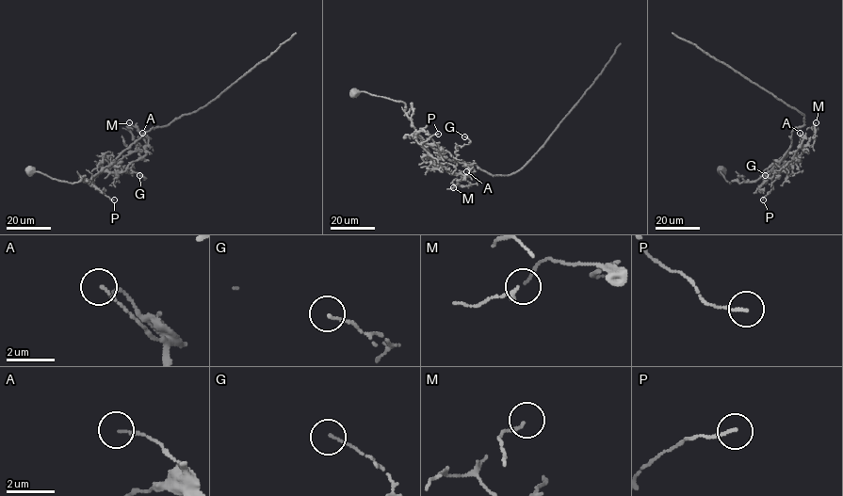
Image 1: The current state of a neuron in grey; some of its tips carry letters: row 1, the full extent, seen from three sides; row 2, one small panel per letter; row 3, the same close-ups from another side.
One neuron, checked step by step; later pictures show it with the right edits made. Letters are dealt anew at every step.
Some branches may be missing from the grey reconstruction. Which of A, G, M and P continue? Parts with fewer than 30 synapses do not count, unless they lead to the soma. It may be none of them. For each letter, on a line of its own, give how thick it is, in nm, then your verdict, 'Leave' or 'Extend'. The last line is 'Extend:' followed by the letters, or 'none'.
A: Thickness 90 nm. Leave
G: Thickness 100 nm. Leave
M: Thickness 100 nm. Leave
P: Thickness 110 nm. Leave
Extend: none

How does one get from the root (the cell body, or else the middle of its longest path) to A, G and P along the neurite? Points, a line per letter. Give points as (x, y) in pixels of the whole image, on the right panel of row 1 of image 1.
A: (721, 170), (730, 183), (740, 176), (754, 182), (768, 172), (779, 172), (802, 144), (800, 133)
G: (721, 170), (730, 183), (740, 176), (754, 182), (787, 164), (772, 178), (765, 175)
P: (721, 170), (730, 183), (740, 176), (747, 182), (754, 182), (770, 172), (773, 187), (763, 200)

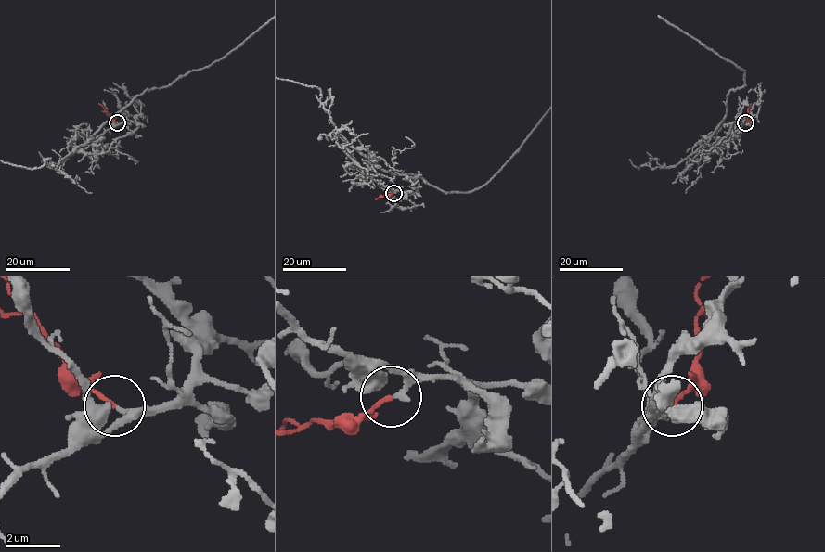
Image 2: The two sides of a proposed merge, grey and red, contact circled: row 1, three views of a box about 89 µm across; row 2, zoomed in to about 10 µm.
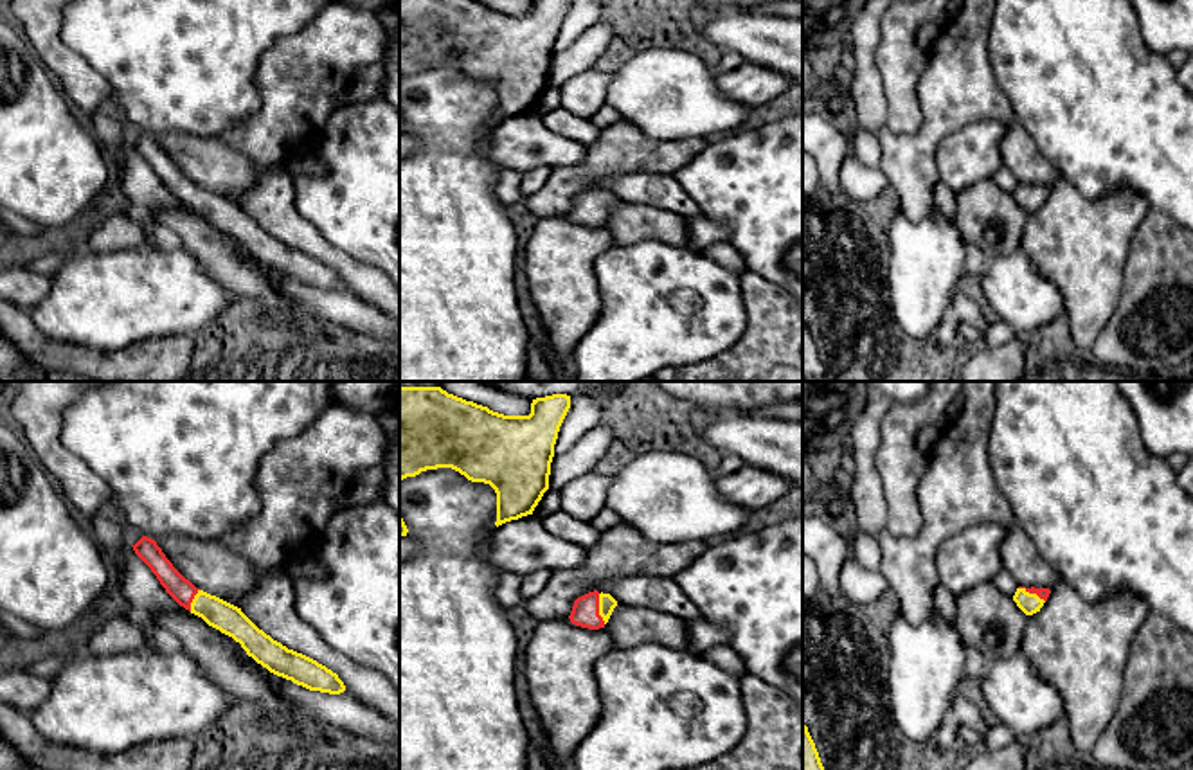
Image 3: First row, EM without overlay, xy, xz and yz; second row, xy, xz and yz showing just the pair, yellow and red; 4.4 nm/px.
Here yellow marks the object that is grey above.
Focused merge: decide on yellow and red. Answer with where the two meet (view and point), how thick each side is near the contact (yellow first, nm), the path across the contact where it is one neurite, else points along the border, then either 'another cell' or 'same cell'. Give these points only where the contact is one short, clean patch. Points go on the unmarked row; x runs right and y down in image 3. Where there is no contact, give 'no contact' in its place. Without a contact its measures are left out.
contact xz (600, 205); calibres 80 and 130 nm; way xz (607, 200), (600, 205), (585, 209); same cell

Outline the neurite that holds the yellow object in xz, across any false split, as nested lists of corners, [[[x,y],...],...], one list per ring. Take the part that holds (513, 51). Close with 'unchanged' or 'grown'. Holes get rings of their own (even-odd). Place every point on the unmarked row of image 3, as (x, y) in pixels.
[[[399,0],[399,79],[426,67],[452,65],[497,90],[497,119],[533,112],[549,86],[560,23],[570,0],[531,0],[529,13],[504,13],[477,0]]]; unchanged

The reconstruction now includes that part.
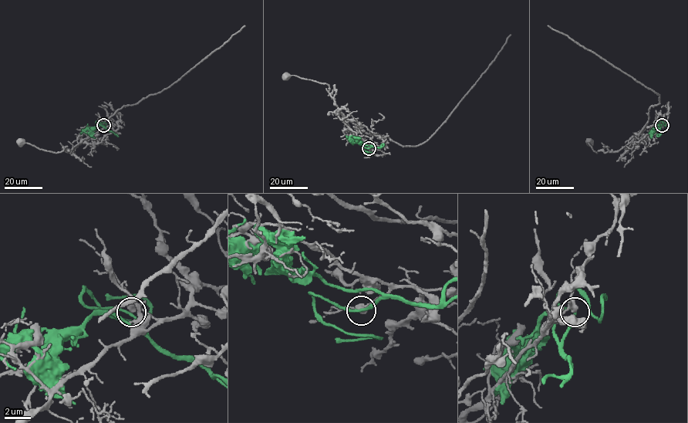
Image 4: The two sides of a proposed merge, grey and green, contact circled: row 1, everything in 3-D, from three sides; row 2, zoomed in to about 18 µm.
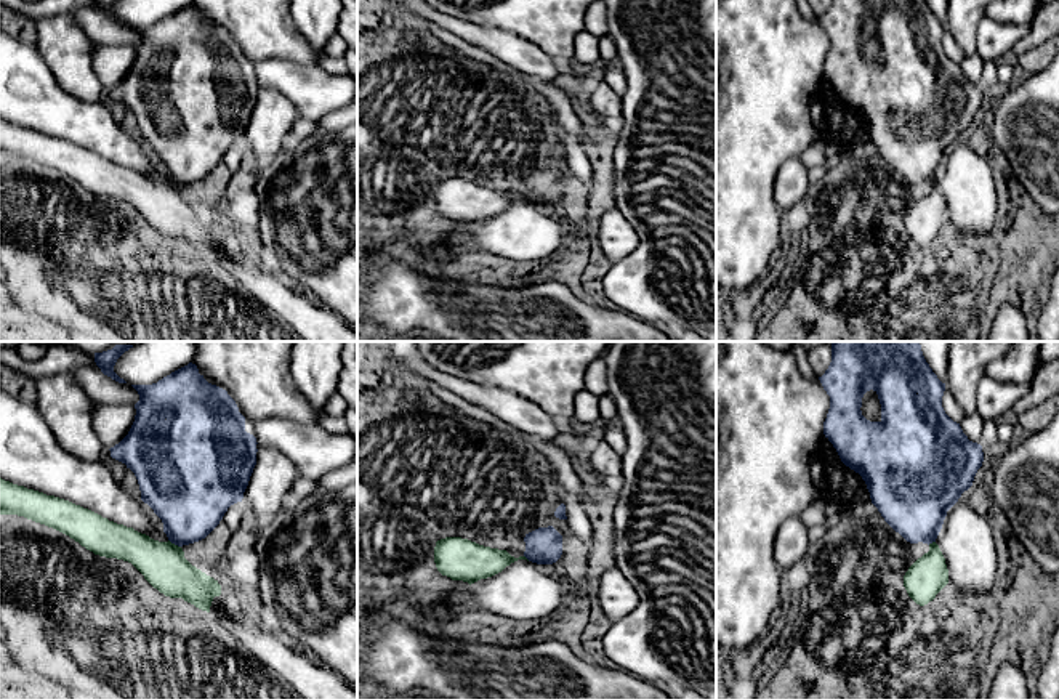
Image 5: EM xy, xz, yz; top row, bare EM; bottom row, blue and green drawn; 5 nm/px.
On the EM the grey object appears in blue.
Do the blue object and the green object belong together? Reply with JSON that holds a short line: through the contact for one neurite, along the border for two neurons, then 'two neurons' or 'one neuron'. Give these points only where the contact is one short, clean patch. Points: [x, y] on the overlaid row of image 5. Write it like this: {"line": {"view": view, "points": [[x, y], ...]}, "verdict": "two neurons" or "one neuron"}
{"verdict": "two neurons"}

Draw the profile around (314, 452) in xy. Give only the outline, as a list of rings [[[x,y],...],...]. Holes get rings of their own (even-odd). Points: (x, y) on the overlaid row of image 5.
[[[285,418],[255,422],[255,438],[260,447],[280,451],[295,465],[298,475],[314,481],[343,468],[357,454],[357,441],[349,433],[333,434],[319,425]]]

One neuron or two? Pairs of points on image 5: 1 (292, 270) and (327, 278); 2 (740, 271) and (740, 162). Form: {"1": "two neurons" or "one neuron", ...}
{"1": "one neuron", "2": "one neuron"}

